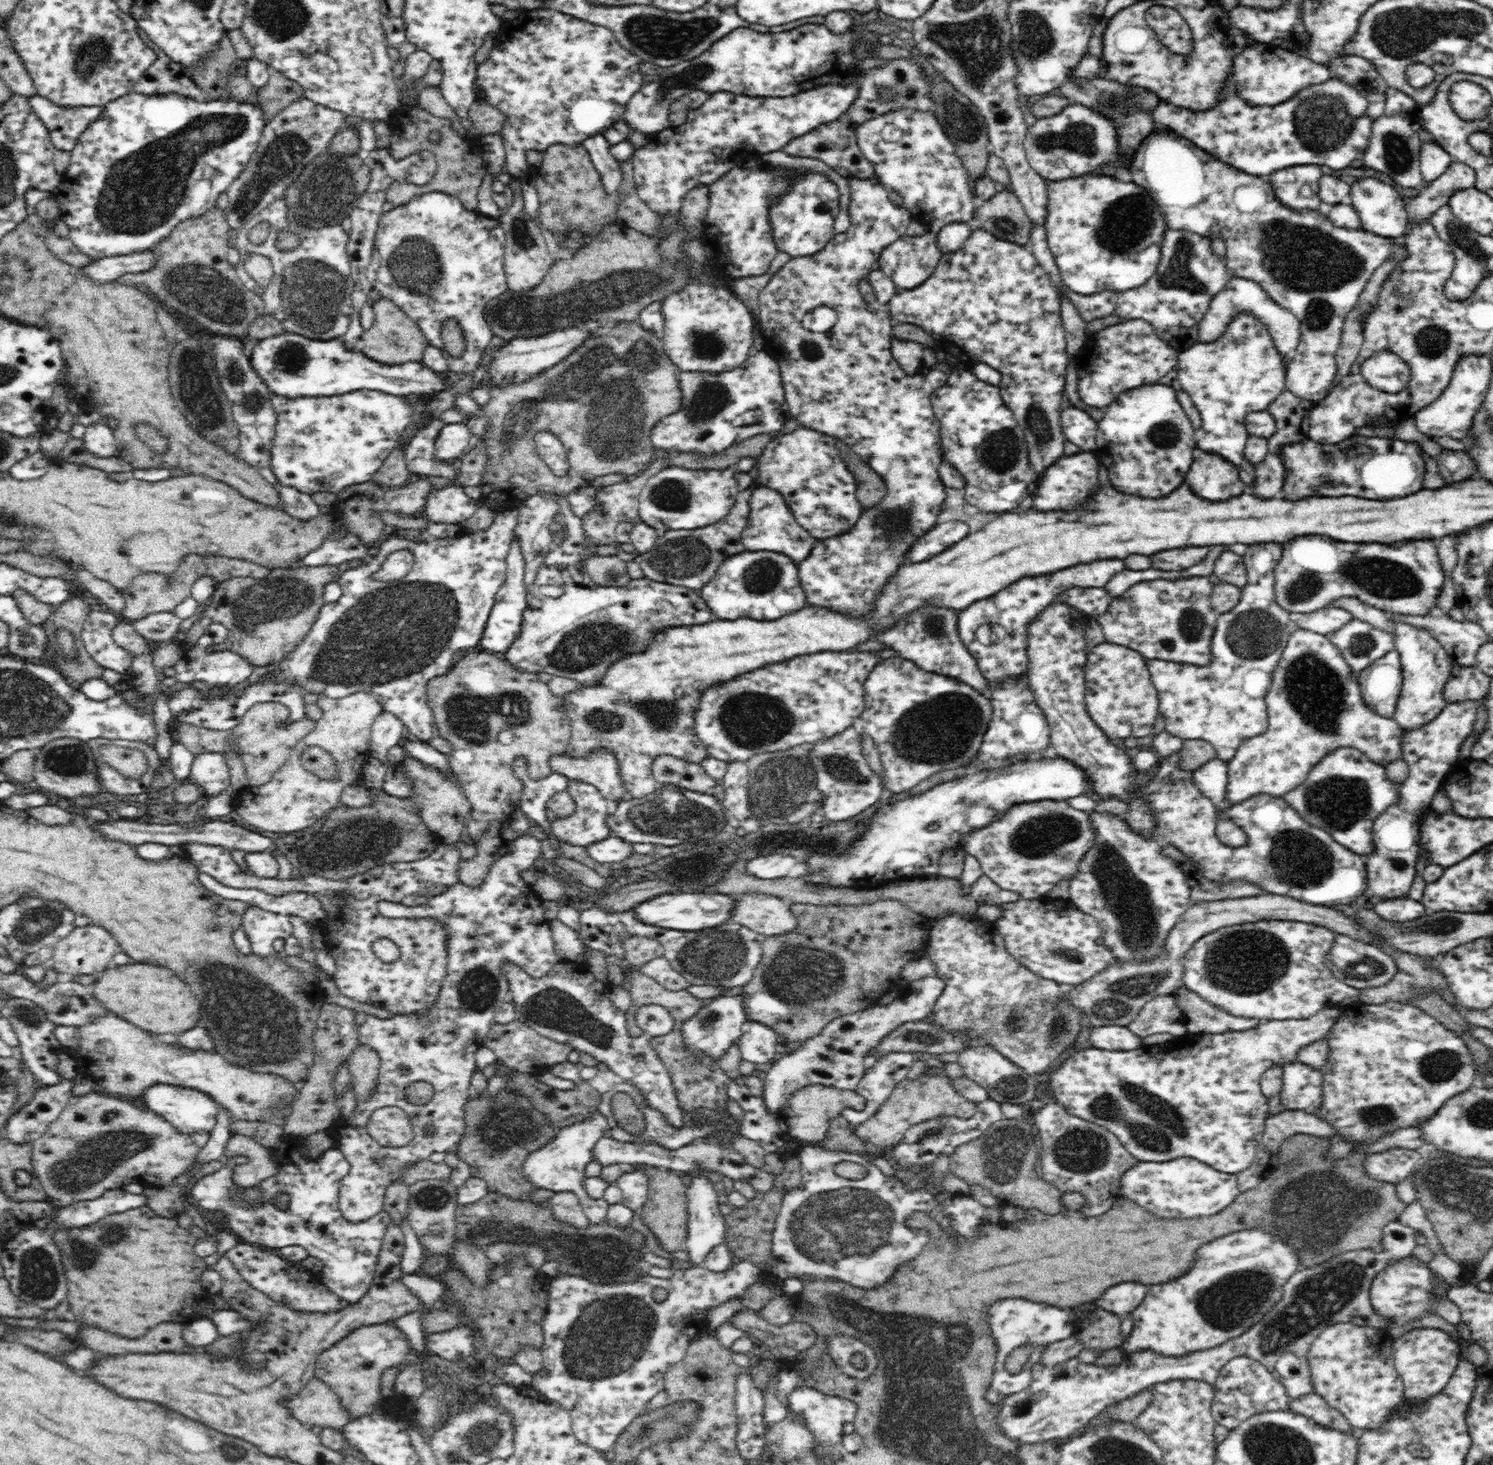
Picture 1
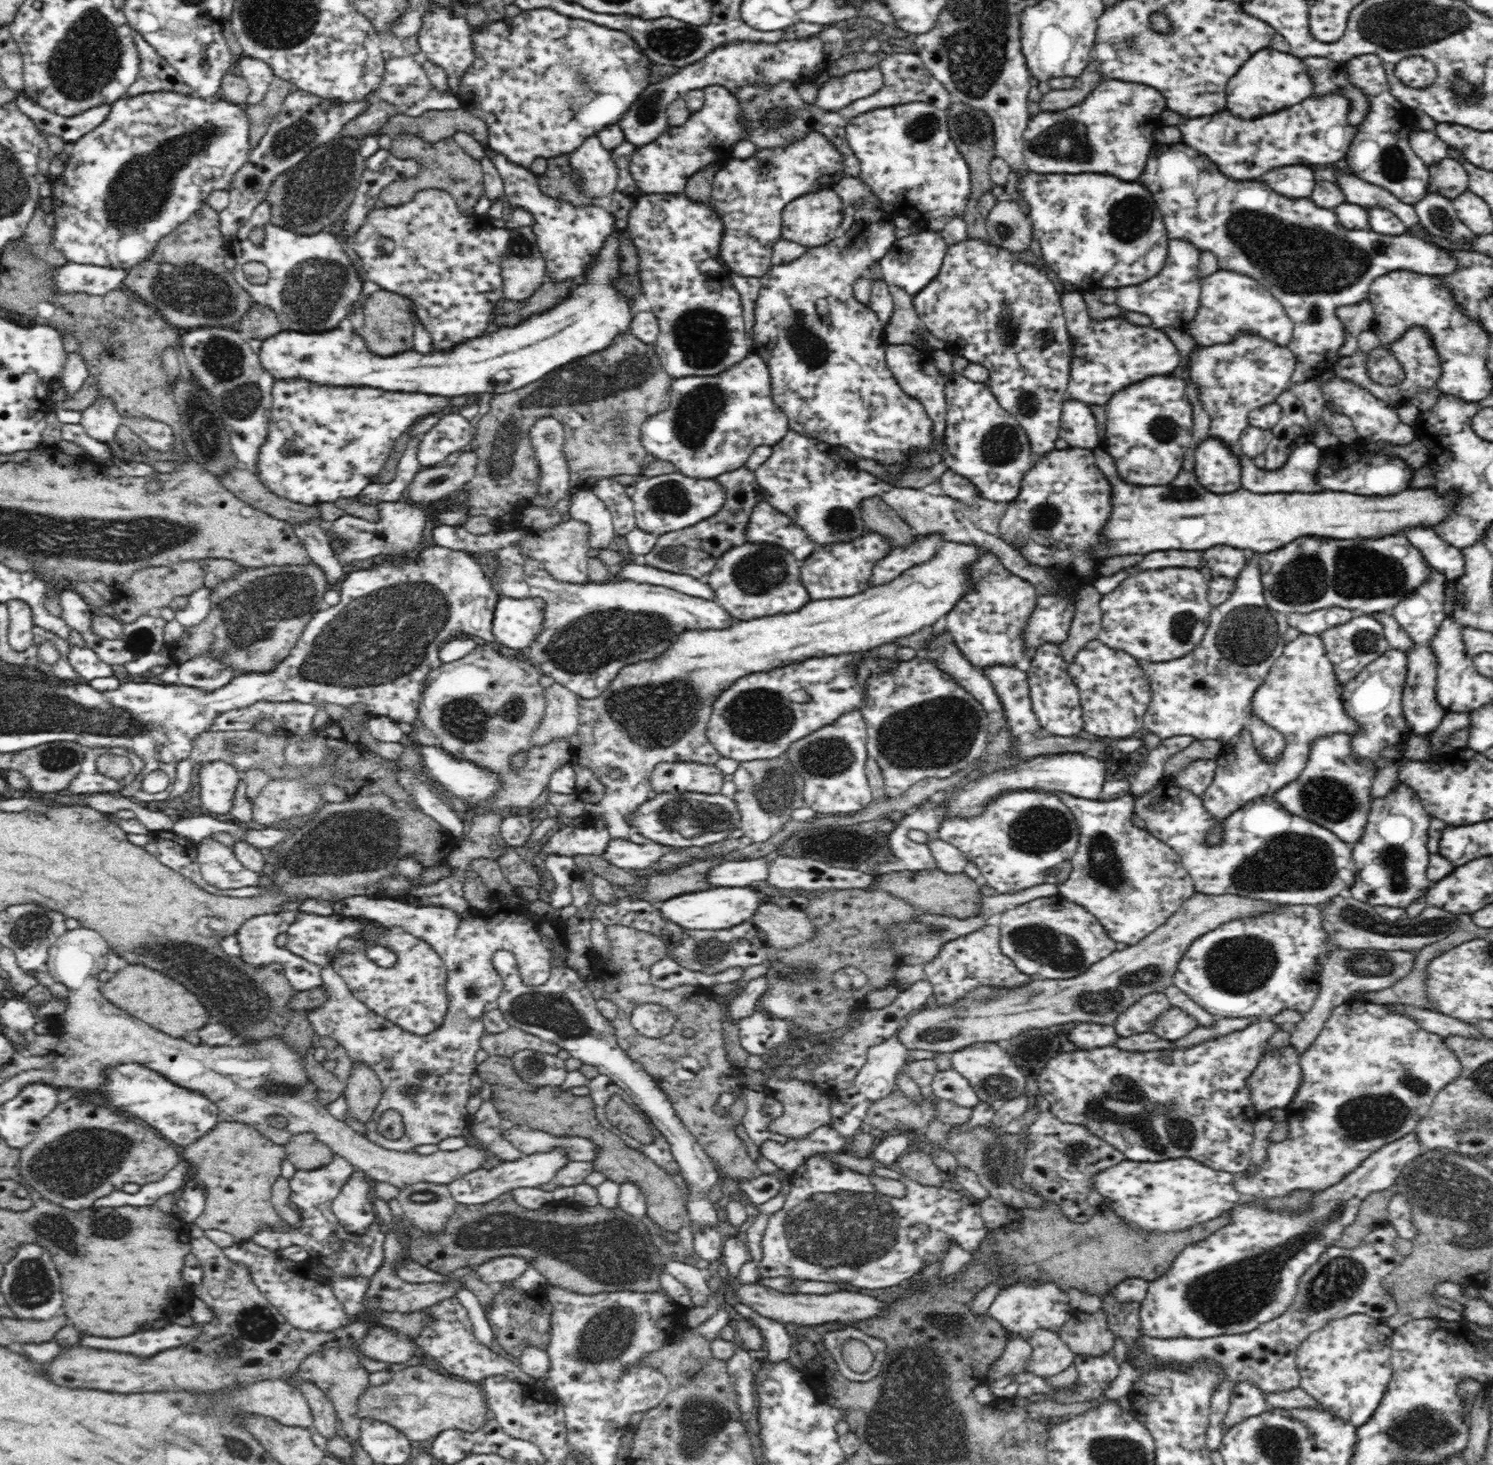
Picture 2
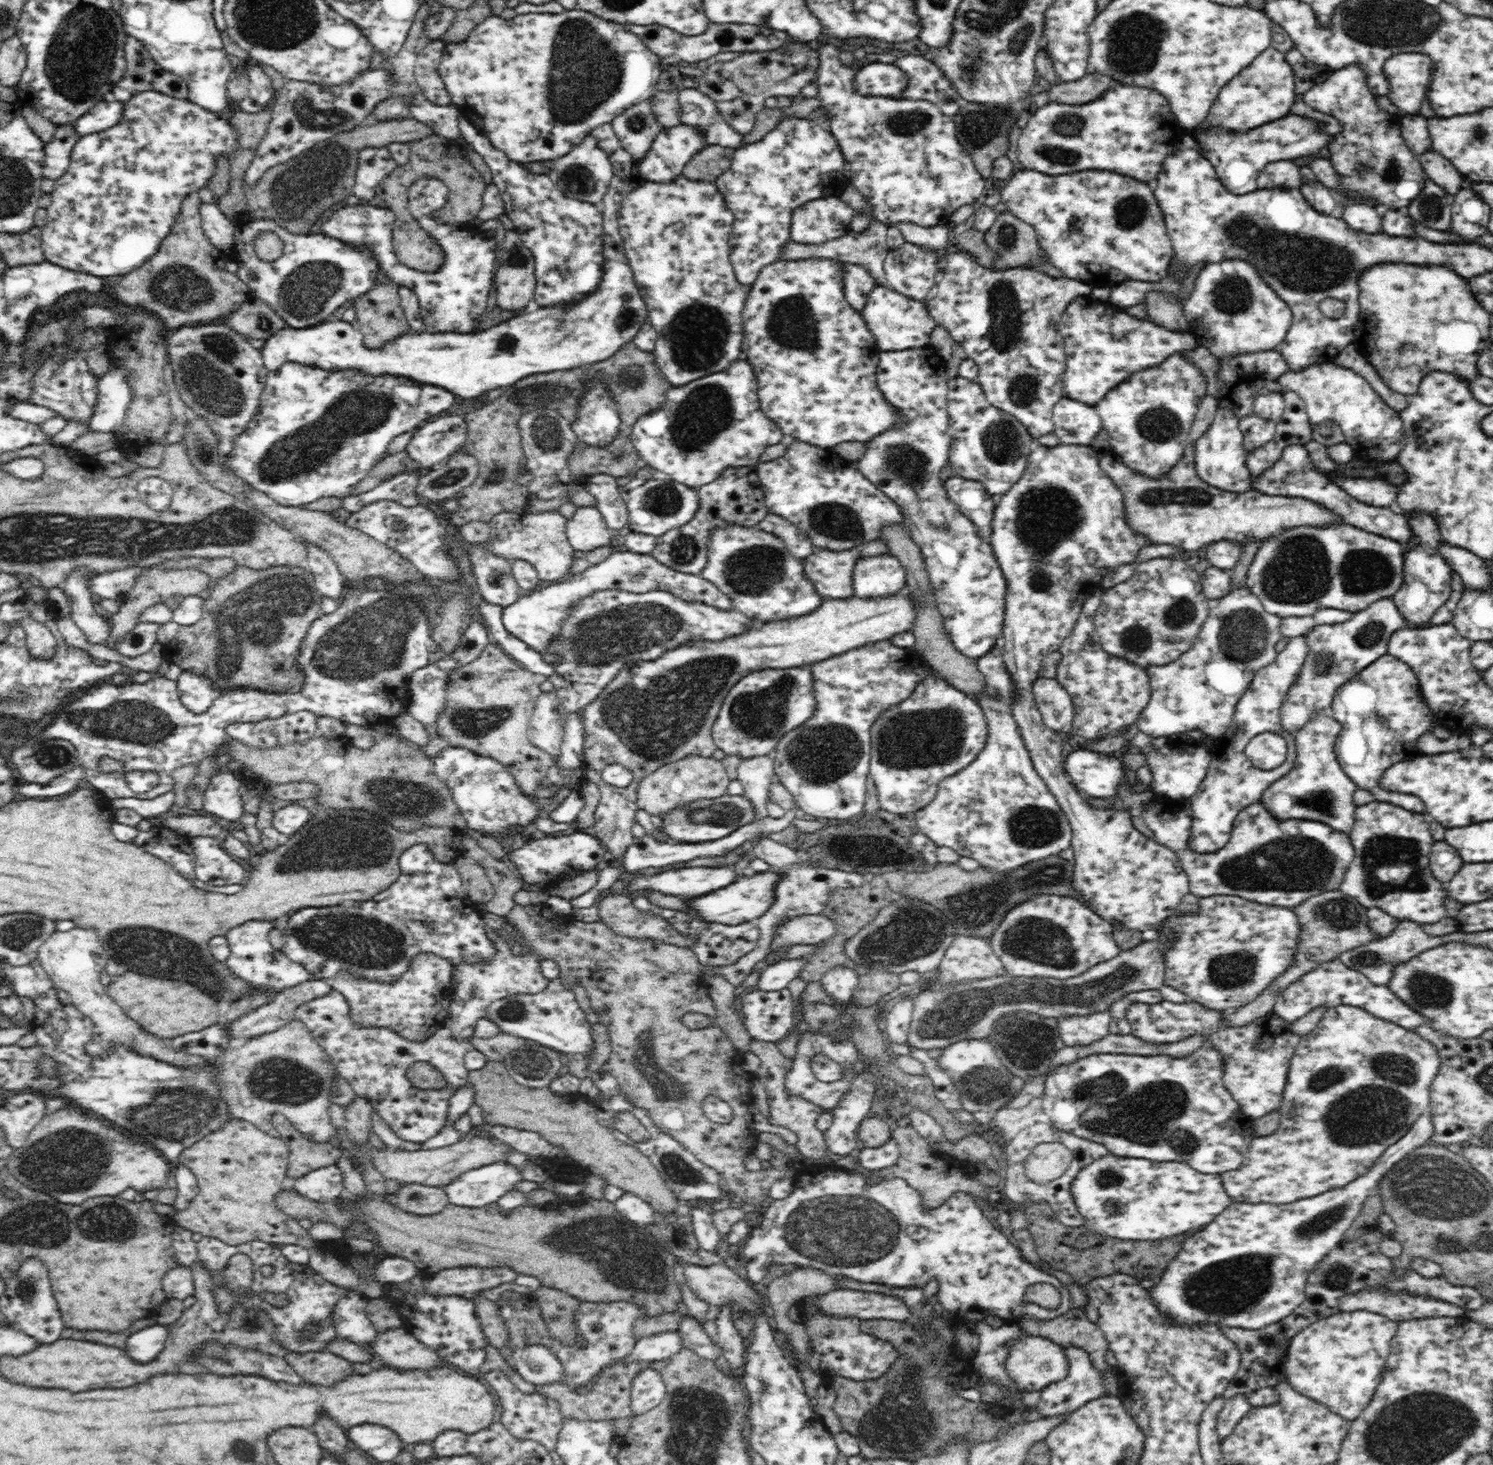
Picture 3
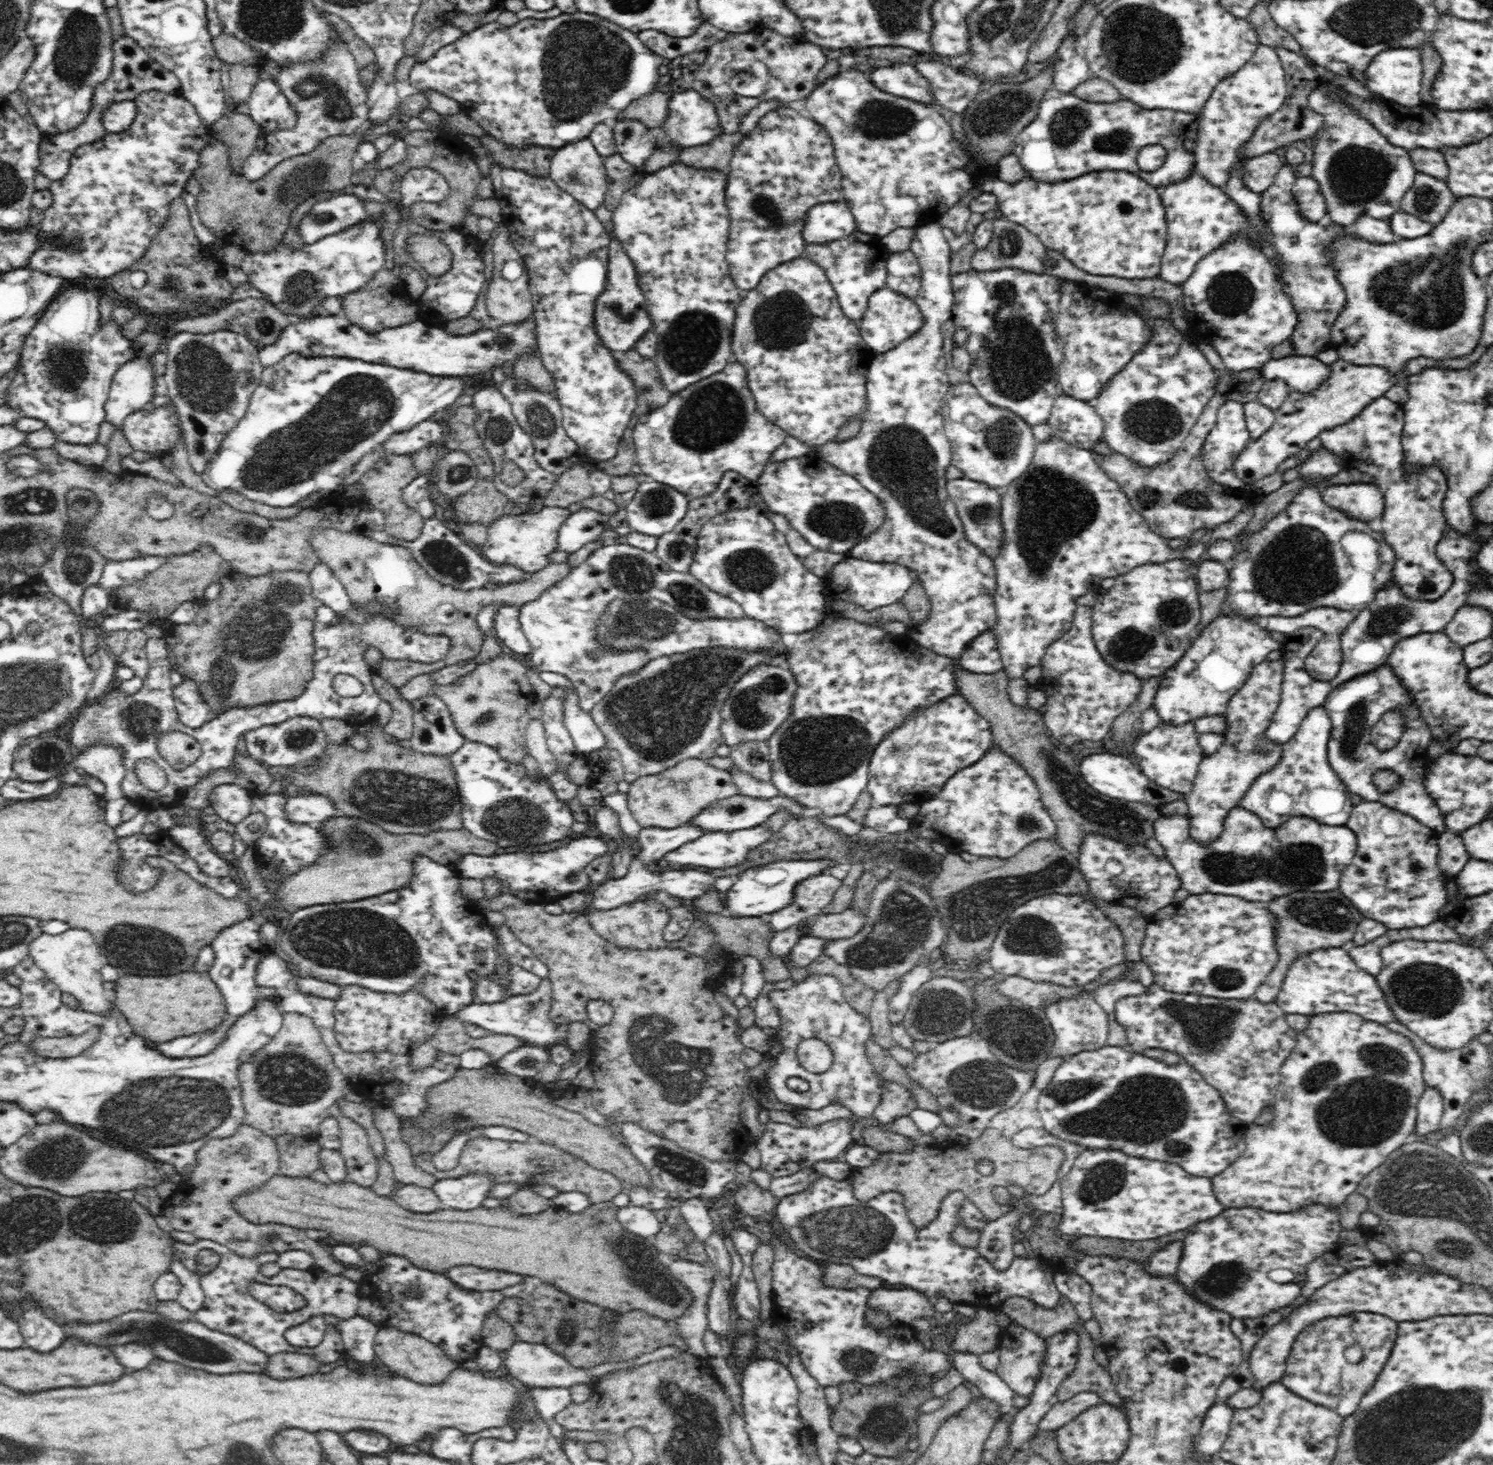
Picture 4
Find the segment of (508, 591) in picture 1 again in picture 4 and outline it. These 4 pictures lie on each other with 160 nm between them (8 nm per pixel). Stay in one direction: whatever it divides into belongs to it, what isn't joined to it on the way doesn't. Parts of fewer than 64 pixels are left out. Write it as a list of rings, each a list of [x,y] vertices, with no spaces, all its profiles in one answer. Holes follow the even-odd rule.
[[[619,540],[615,544],[596,548],[558,584],[519,608],[521,629],[530,644],[530,666],[570,679],[579,696],[580,708],[589,712],[609,694],[618,679],[633,675],[652,660],[648,658],[649,650],[642,647],[614,650],[602,643],[597,635],[601,616],[605,615],[612,601],[641,603],[650,599],[671,604],[680,614],[694,620],[738,619],[745,616],[741,604],[714,592],[689,572],[672,570],[654,552],[646,552]]]

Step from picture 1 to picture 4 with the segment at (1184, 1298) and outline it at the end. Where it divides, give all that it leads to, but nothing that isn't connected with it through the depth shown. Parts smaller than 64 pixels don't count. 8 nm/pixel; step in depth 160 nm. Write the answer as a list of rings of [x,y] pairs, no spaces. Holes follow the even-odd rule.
[[[1424,1084],[1424,1092],[1417,1102],[1417,1126],[1415,1133],[1428,1135],[1441,1128],[1444,1114],[1444,1099],[1440,1091],[1429,1084]],[[1312,1205],[1309,1207],[1301,1208],[1296,1212],[1266,1212],[1260,1211],[1257,1208],[1227,1208],[1214,1218],[1208,1219],[1207,1221],[1202,1221],[1193,1225],[1190,1229],[1186,1238],[1183,1238],[1183,1255],[1178,1265],[1177,1273],[1175,1277],[1185,1286],[1185,1289],[1194,1296],[1197,1296],[1202,1302],[1207,1302],[1212,1308],[1222,1310],[1227,1312],[1233,1319],[1248,1319],[1256,1318],[1256,1316],[1262,1316],[1290,1304],[1292,1300],[1298,1294],[1300,1294],[1300,1288],[1306,1278],[1305,1270],[1312,1261],[1316,1260],[1318,1257],[1323,1256],[1325,1253],[1328,1253],[1332,1250],[1337,1243],[1338,1234],[1342,1232],[1342,1225],[1338,1218],[1339,1209],[1330,1209],[1326,1205]],[[1275,1268],[1287,1268],[1291,1270],[1294,1274],[1292,1281],[1290,1283],[1278,1283],[1274,1280],[1271,1280],[1268,1277],[1268,1272],[1274,1270]]]

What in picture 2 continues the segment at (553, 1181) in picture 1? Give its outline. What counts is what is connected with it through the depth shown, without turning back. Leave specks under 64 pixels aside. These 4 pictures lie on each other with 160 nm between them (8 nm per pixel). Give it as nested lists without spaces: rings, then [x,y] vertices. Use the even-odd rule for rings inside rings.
[[[554,1149],[550,1152],[539,1152],[529,1155],[523,1155],[521,1159],[515,1161],[502,1161],[500,1164],[484,1168],[483,1166],[465,1174],[454,1180],[447,1187],[449,1193],[454,1200],[463,1205],[477,1205],[489,1203],[491,1200],[497,1199],[504,1193],[510,1193],[515,1188],[532,1188],[538,1184],[546,1184],[554,1178],[554,1172],[558,1172],[558,1168],[562,1168],[568,1157],[562,1151]]]

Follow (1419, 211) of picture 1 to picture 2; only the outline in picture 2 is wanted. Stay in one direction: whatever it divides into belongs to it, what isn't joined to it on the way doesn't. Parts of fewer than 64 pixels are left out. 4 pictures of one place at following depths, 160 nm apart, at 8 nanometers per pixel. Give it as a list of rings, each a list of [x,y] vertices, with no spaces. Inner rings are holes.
[[[1450,156],[1429,166],[1427,192],[1437,192],[1446,198],[1455,199],[1468,191],[1468,175],[1464,164]]]

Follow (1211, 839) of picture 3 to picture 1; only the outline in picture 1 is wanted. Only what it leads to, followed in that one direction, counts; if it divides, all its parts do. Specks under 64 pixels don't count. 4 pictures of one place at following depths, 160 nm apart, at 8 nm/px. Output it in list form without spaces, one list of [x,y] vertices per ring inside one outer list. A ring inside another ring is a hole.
[[[1298,629],[1290,635],[1264,701],[1269,720],[1267,731],[1260,736],[1242,740],[1234,756],[1226,761],[1228,784],[1224,797],[1228,799],[1230,806],[1240,804],[1243,800],[1256,795],[1282,797],[1286,792],[1302,784],[1314,764],[1318,764],[1318,760],[1326,756],[1326,752],[1332,752],[1334,748],[1342,746],[1357,748],[1379,765],[1403,758],[1403,728],[1395,719],[1380,716],[1366,707],[1358,687],[1357,674],[1350,670],[1350,666],[1328,636],[1304,629]]]

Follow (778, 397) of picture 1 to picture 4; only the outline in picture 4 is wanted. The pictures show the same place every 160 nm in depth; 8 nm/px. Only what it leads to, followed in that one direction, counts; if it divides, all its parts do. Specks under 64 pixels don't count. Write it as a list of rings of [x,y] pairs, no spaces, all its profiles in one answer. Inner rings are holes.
[[[733,361],[726,365],[721,372],[694,384],[690,384],[690,387],[673,395],[670,398],[670,401],[661,408],[658,408],[658,410],[655,409],[654,411],[646,413],[640,420],[638,420],[638,424],[636,424],[633,432],[637,464],[642,469],[642,474],[651,476],[652,480],[665,484],[690,499],[704,498],[704,496],[712,495],[715,492],[718,483],[721,481],[721,478],[725,475],[725,472],[728,471],[737,472],[748,480],[757,481],[765,471],[766,465],[771,462],[771,454],[785,442],[787,436],[787,433],[782,430],[782,428],[770,423],[769,420],[757,410],[755,399],[748,386],[747,373],[744,369],[744,365]]]

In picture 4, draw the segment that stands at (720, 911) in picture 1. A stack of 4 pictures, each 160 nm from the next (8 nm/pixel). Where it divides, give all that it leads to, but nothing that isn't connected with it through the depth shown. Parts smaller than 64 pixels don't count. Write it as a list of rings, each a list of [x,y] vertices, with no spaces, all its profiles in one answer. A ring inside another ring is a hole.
[[[830,859],[819,860],[790,860],[790,862],[772,862],[760,868],[750,868],[739,874],[738,881],[724,896],[725,913],[731,917],[758,916],[764,917],[778,912],[794,904],[796,888],[804,880],[814,876],[822,876],[824,871],[835,866],[836,861]]]

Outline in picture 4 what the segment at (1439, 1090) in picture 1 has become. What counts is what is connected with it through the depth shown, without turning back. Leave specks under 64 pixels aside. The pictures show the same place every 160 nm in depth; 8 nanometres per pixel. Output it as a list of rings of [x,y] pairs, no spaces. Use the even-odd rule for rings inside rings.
[[[1326,1012],[1312,1015],[1308,1018],[1306,1028],[1297,1031],[1297,1040],[1292,1052],[1282,1062],[1278,1082],[1278,1092],[1272,1106],[1273,1120],[1269,1124],[1257,1125],[1255,1122],[1246,1124],[1244,1134],[1244,1152],[1226,1170],[1210,1179],[1214,1197],[1218,1203],[1227,1208],[1257,1208],[1266,1212],[1296,1212],[1304,1207],[1312,1205],[1326,1205],[1334,1211],[1342,1205],[1346,1197],[1358,1188],[1361,1180],[1370,1174],[1375,1168],[1382,1166],[1391,1152],[1401,1148],[1415,1132],[1417,1122],[1417,1102],[1424,1092],[1426,1083],[1422,1076],[1422,1059],[1418,1056],[1414,1045],[1400,1033],[1392,1032],[1385,1025],[1375,1023],[1355,1015],[1351,1012]]]

